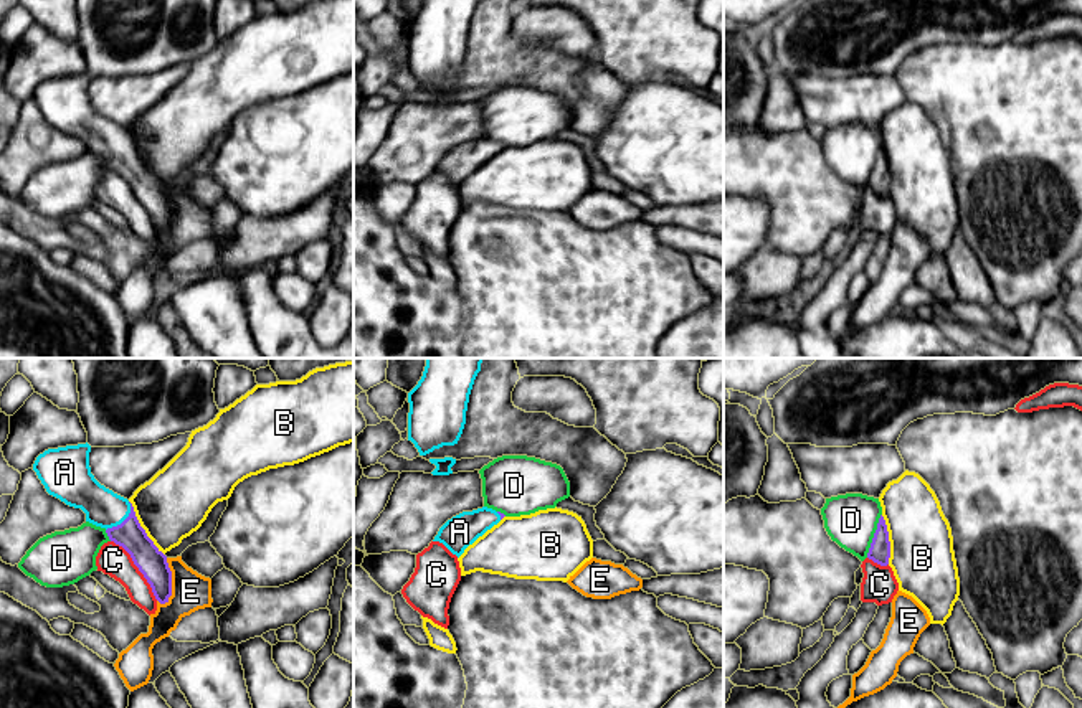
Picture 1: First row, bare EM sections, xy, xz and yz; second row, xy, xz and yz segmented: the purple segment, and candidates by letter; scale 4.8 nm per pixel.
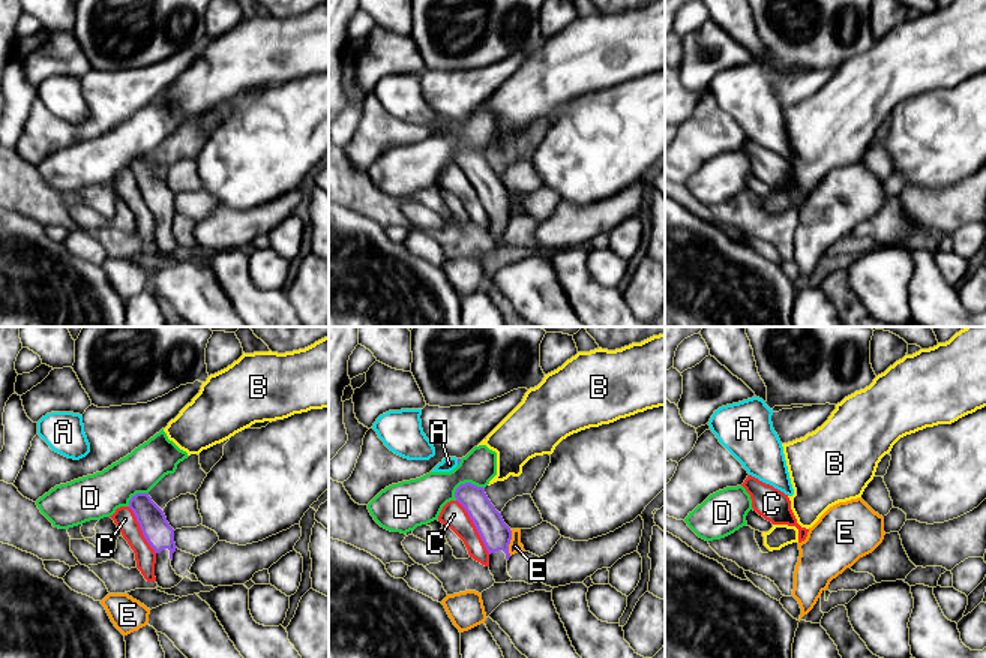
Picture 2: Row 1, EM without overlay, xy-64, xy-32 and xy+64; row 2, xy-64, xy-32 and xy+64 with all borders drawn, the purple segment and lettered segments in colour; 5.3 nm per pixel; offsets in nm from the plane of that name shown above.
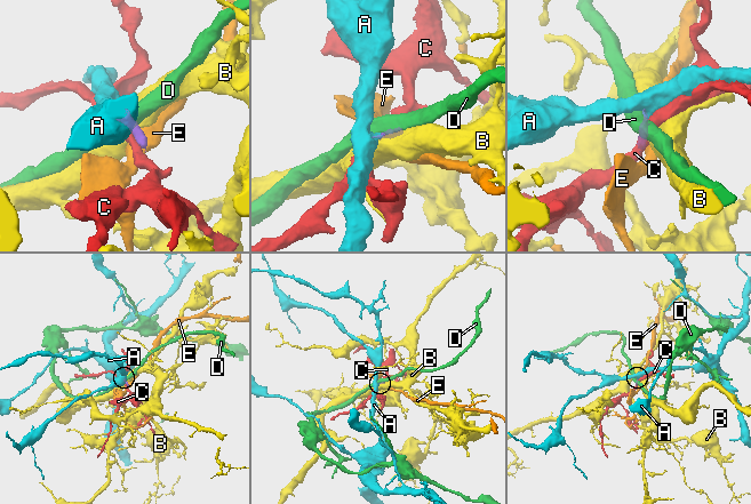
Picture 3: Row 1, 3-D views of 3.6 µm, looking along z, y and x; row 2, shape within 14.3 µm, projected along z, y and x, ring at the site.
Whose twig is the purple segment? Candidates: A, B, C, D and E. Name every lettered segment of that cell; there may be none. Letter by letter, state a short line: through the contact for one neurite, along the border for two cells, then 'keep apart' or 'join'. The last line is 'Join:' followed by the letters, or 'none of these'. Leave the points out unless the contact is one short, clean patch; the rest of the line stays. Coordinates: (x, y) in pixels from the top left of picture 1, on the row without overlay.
A: line xy (152, 193), (124, 160), (124, 151), (103, 137); join
B: line xy (129, 131), (139, 155), (164, 185); keep apart
C: line xy (111, 170), (129, 185), (157, 230); keep apart
D: line yz (881, 144), (866, 187); keep apart
E: line xy (166, 188), (170, 198), (170, 226), (161, 235); keep apart
Join: A

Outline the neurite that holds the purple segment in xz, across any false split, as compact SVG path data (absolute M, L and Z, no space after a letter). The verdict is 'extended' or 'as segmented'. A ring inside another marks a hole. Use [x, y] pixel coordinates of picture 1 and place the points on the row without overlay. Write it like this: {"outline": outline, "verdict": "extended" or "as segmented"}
{"outline": "M482 137L472 142L463 142L448 150L433 172L443 173L458 188L487 160L497 155L505 145Z", "verdict": "extended"}

